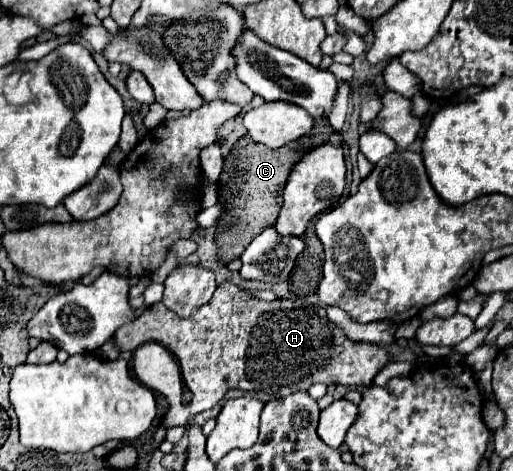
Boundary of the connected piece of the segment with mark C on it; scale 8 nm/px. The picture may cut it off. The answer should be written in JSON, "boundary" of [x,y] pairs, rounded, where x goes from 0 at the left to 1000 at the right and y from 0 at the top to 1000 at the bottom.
{"boundary":[[[476,287],[448,321],[448,329],[437,338],[437,359],[429,376],[429,401],[425,410],[444,423],[444,410],[456,406],[460,423],[448,423],[448,435],[441,435],[441,452],[429,461],[421,482],[421,512],[429,524],[429,554],[448,558],[464,550],[483,524],[483,516],[507,499],[519,482],[534,478],[546,452],[546,414],[558,393],[558,380],[573,350],[585,342],[585,329],[593,329],[589,299],[554,308],[546,316],[515,312],[511,304],[499,304]]]}

